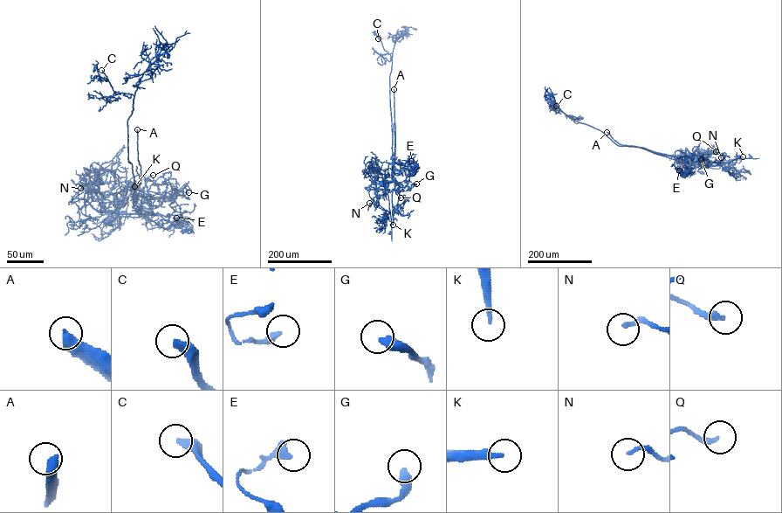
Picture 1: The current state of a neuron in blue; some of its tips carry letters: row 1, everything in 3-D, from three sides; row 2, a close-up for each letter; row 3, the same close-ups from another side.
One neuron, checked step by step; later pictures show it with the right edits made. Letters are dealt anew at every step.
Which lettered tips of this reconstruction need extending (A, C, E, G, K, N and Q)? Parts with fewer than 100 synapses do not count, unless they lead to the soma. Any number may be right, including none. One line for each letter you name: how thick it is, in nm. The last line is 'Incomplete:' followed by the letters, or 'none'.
A: 480 nm
C: 360 nm
K: 240 nm
Incomplete: A, C, K

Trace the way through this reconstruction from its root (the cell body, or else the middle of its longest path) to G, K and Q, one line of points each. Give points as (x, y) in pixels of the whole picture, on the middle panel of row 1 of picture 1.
G: (380, 183), (382, 180), (400, 182), (399, 186), (409, 188), (416, 183)
K: (380, 183), (383, 180), (380, 185), (386, 184), (387, 192), (392, 190), (393, 225)
Q: (380, 183), (382, 180), (383, 182), (400, 182), (396, 182), (399, 189), (398, 199), (401, 197)

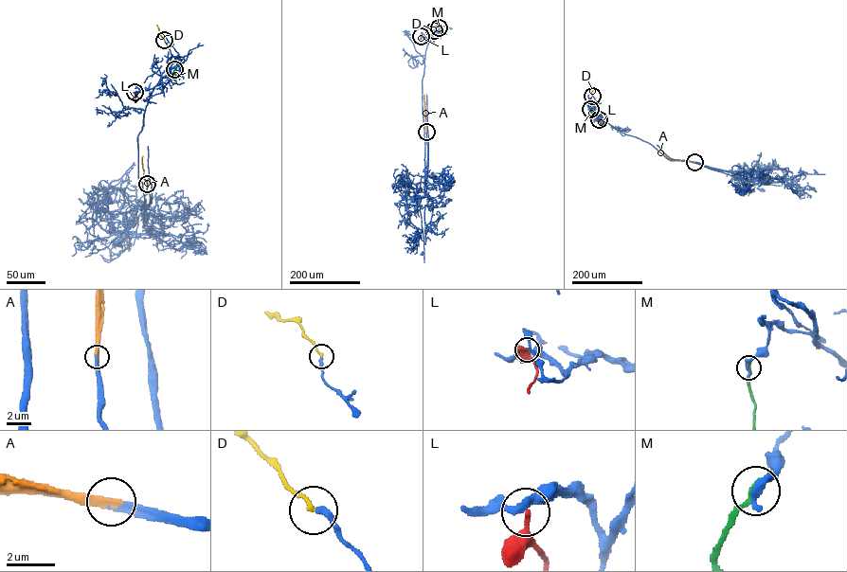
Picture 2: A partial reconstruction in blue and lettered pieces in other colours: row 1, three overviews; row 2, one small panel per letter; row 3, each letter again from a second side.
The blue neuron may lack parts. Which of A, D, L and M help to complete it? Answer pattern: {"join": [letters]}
{"join": ["A", "D"]}

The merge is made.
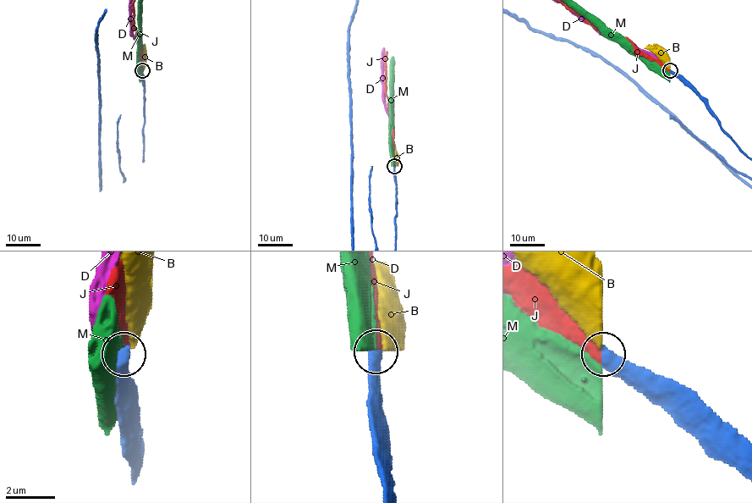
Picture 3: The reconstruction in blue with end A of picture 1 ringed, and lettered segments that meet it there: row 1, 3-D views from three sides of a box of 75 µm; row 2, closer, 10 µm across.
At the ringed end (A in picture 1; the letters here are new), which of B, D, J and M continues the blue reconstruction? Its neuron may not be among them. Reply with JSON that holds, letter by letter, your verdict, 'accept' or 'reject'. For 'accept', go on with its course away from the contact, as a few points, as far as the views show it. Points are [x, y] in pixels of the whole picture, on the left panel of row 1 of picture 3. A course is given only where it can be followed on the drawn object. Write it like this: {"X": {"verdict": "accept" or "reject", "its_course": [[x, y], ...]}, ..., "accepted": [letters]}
{"B": {"verdict": "reject"}, "D": {"verdict": "reject"}, "J": {"verdict": "accept"}, "M": {"verdict": "reject"}, "accepted": ["J"]}

